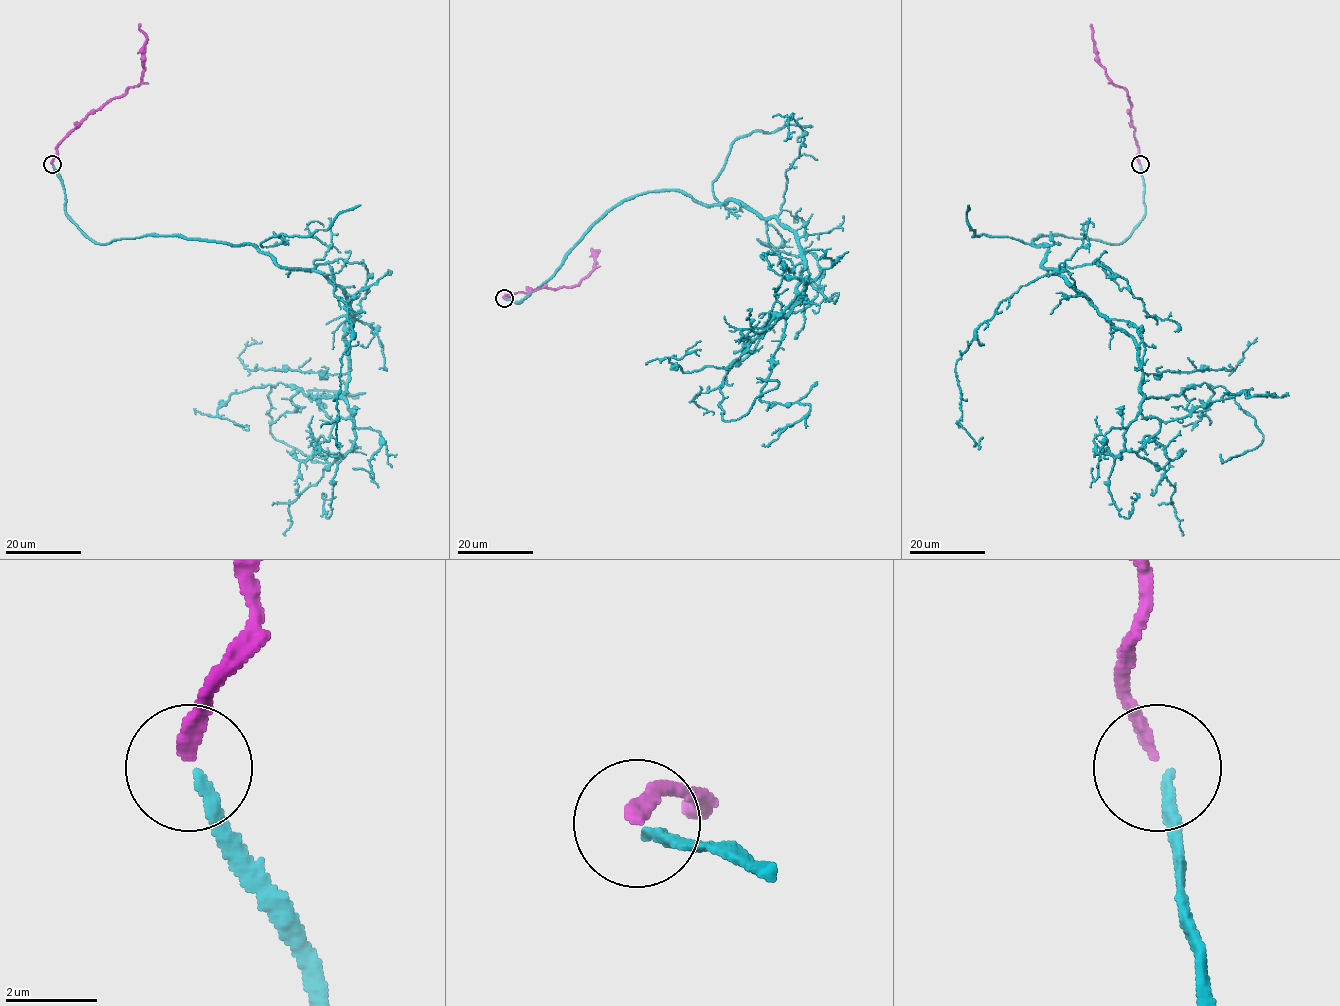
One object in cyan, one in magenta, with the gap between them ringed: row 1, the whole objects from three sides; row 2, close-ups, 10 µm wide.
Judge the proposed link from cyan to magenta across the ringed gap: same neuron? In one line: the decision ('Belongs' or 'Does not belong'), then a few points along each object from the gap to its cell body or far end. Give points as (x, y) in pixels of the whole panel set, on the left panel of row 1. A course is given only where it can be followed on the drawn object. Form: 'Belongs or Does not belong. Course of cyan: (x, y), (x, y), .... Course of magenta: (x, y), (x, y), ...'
Does not belong. Course of cyan: (52, 165), (96, 243), (246, 244), (341, 289), (346, 391), (268, 393), (276, 440), (326, 460), (304, 454). Course of magenta: (51, 164), (57, 146), (89, 114), (141, 82), (146, 35), (138, 24)

